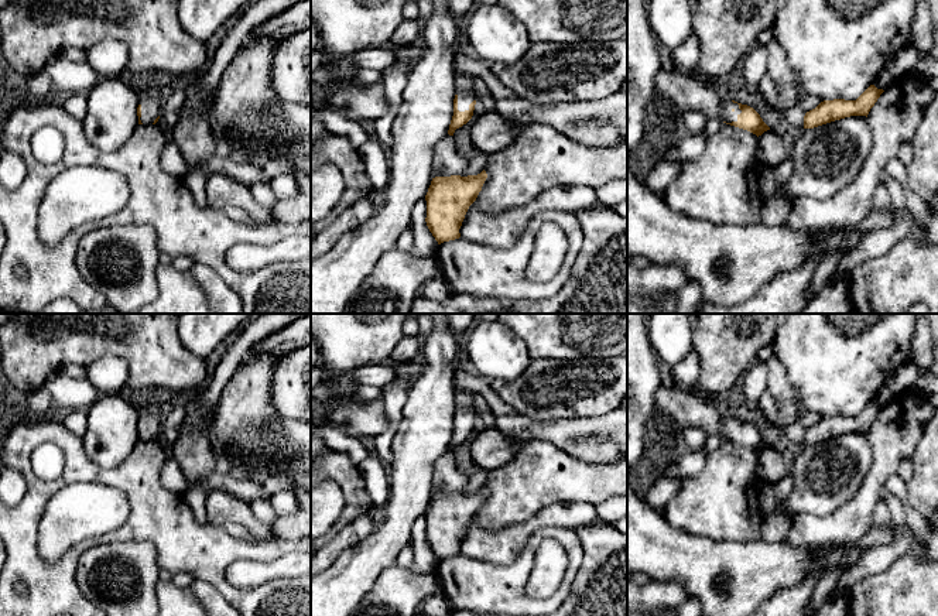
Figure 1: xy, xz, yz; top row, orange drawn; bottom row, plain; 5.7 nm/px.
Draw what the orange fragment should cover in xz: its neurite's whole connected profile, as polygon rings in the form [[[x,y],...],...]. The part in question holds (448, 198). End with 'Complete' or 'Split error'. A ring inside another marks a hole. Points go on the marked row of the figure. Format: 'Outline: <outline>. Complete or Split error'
Outline: [[[485,170],[477,175],[432,178],[425,195],[425,222],[438,244],[461,237],[459,229],[465,215],[476,201],[486,178]]]. Complete

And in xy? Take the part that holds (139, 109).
Outline: [[[141,99],[137,107],[138,124],[155,124],[160,119],[160,103],[157,99]]]. Split error

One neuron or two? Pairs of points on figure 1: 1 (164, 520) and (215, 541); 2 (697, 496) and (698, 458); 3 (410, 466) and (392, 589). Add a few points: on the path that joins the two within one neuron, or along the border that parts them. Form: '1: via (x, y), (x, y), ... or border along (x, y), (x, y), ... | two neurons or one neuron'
1: via (177, 533), (185, 541), (202, 541) | one neuron
2: border along (708, 457), (697, 474), (683, 479) | two neurons
3: border along (396, 564), (386, 568), (372, 587) | two neurons

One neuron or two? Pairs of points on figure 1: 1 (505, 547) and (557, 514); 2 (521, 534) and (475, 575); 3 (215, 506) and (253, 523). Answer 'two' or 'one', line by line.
1: one
2: two
3: one

